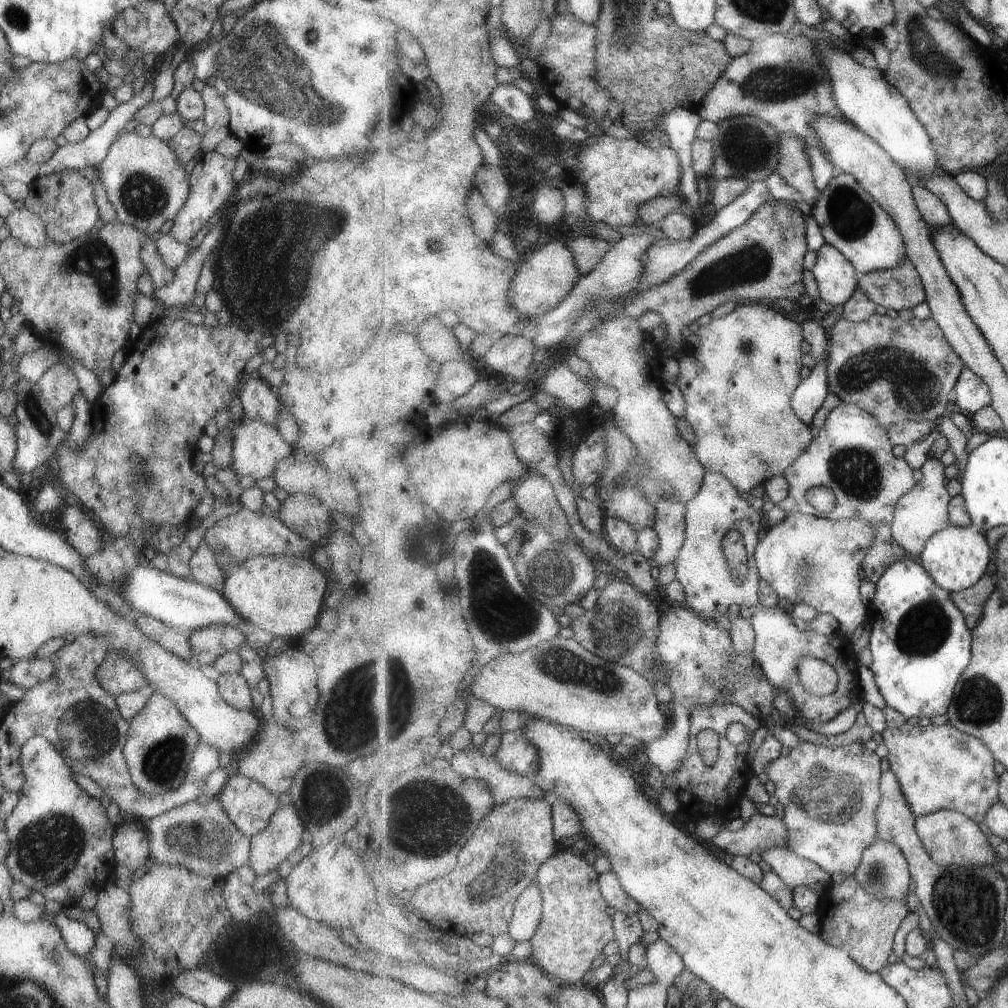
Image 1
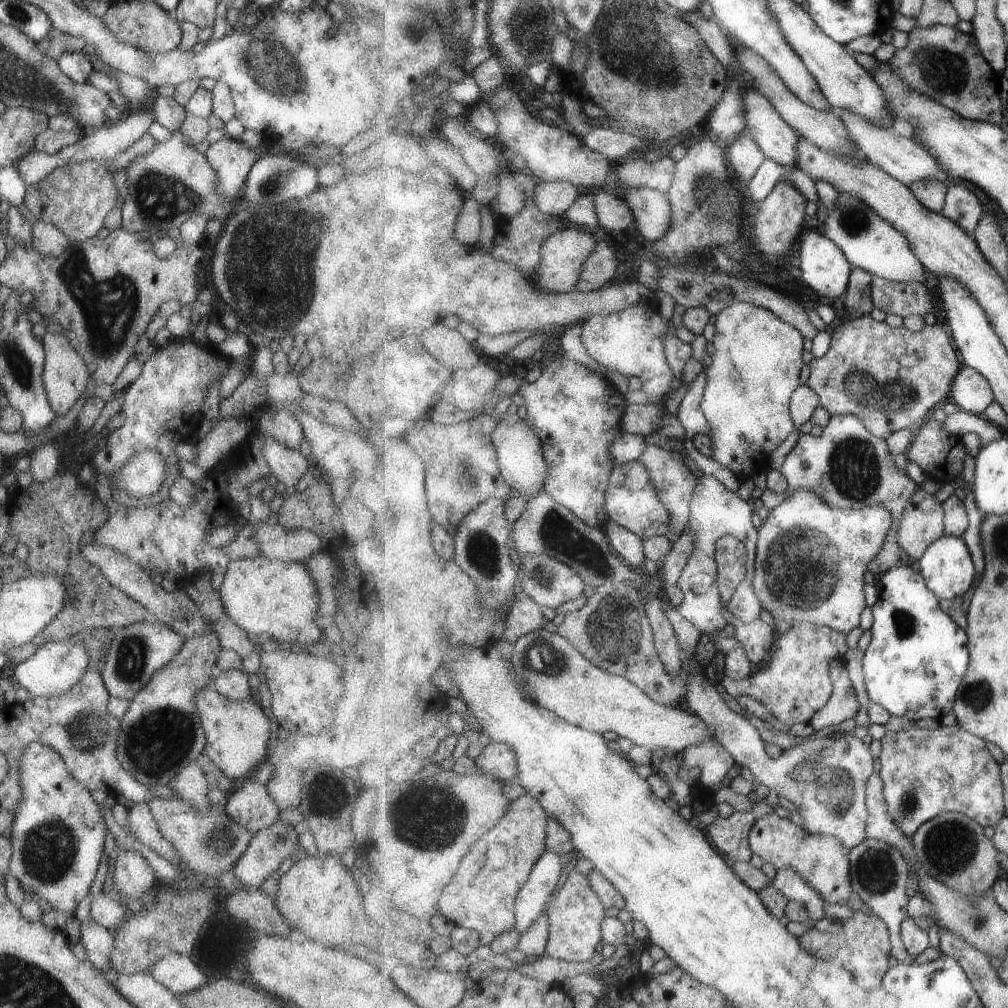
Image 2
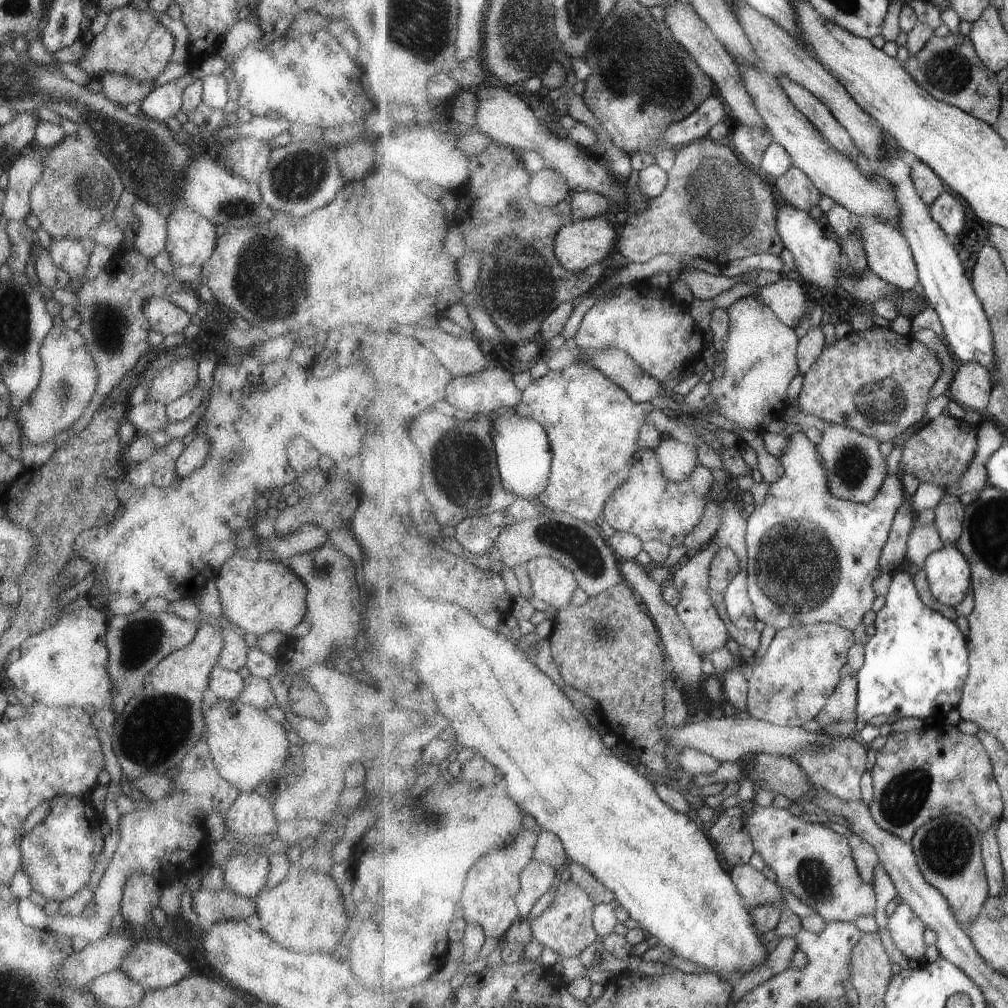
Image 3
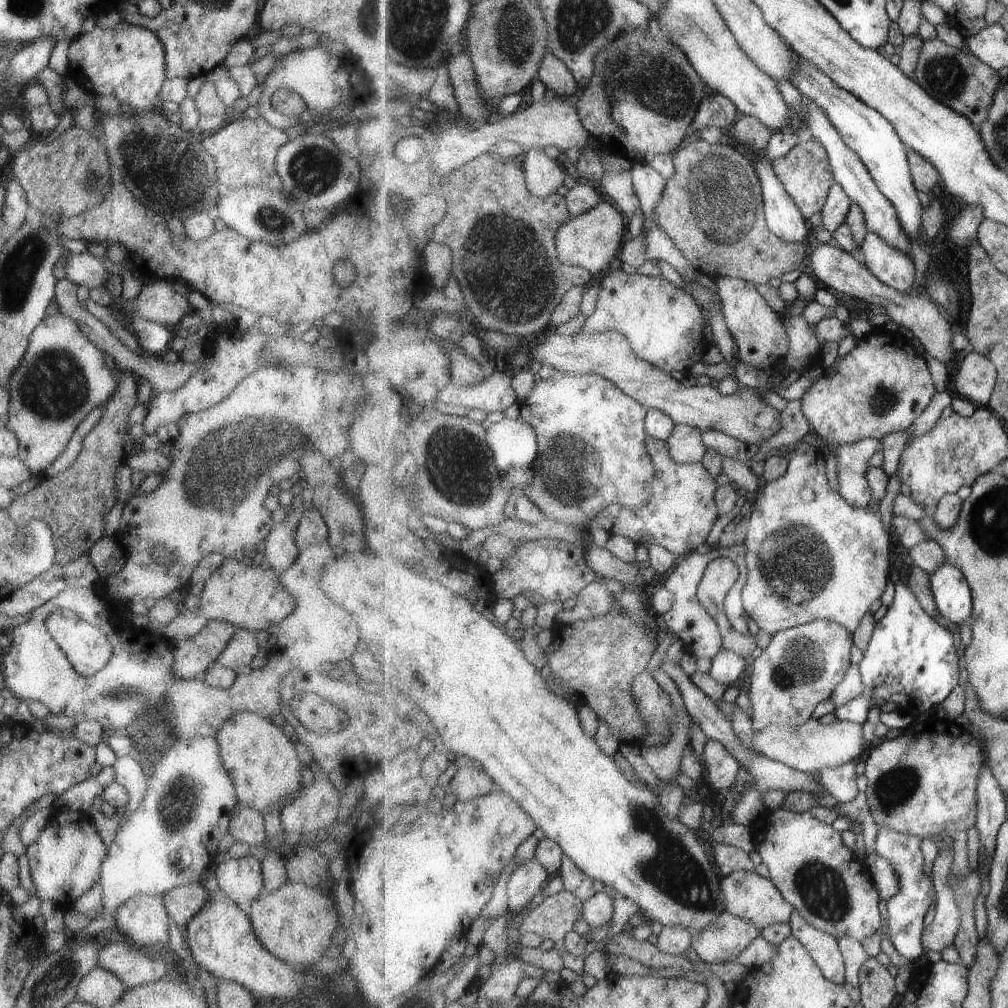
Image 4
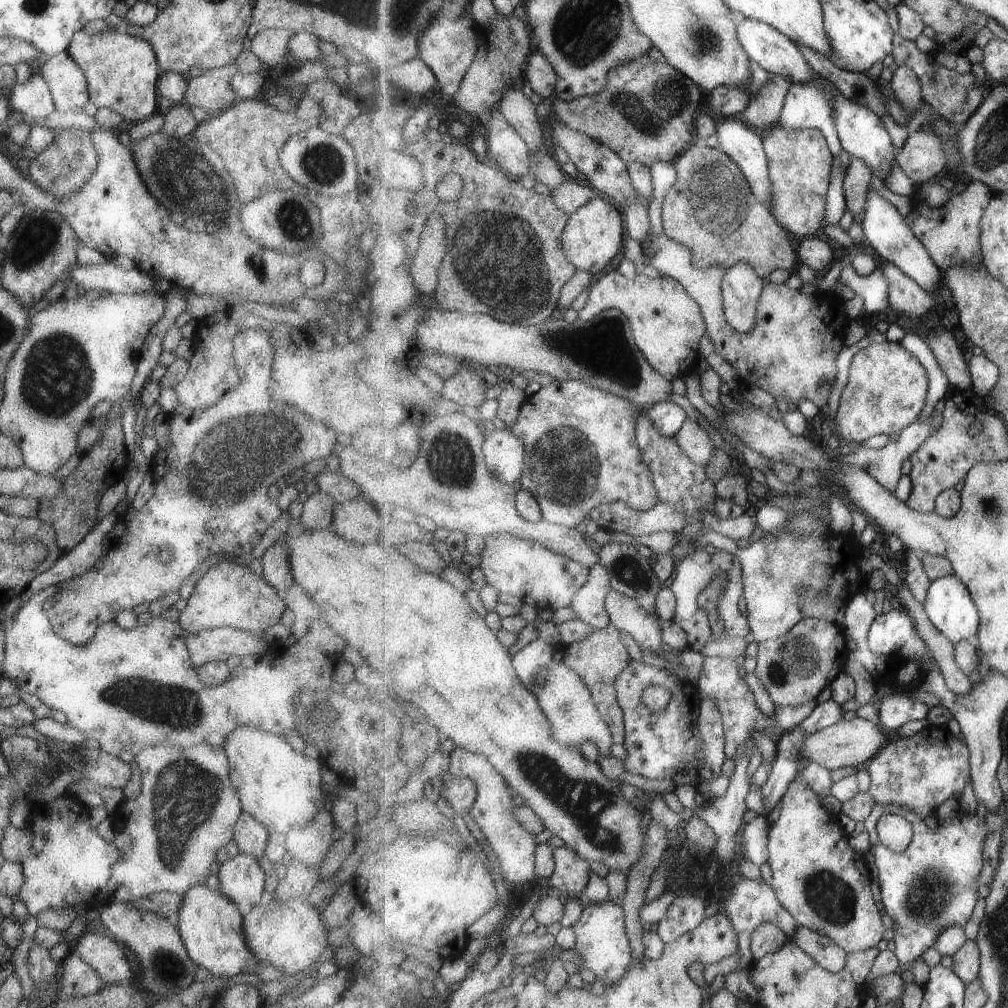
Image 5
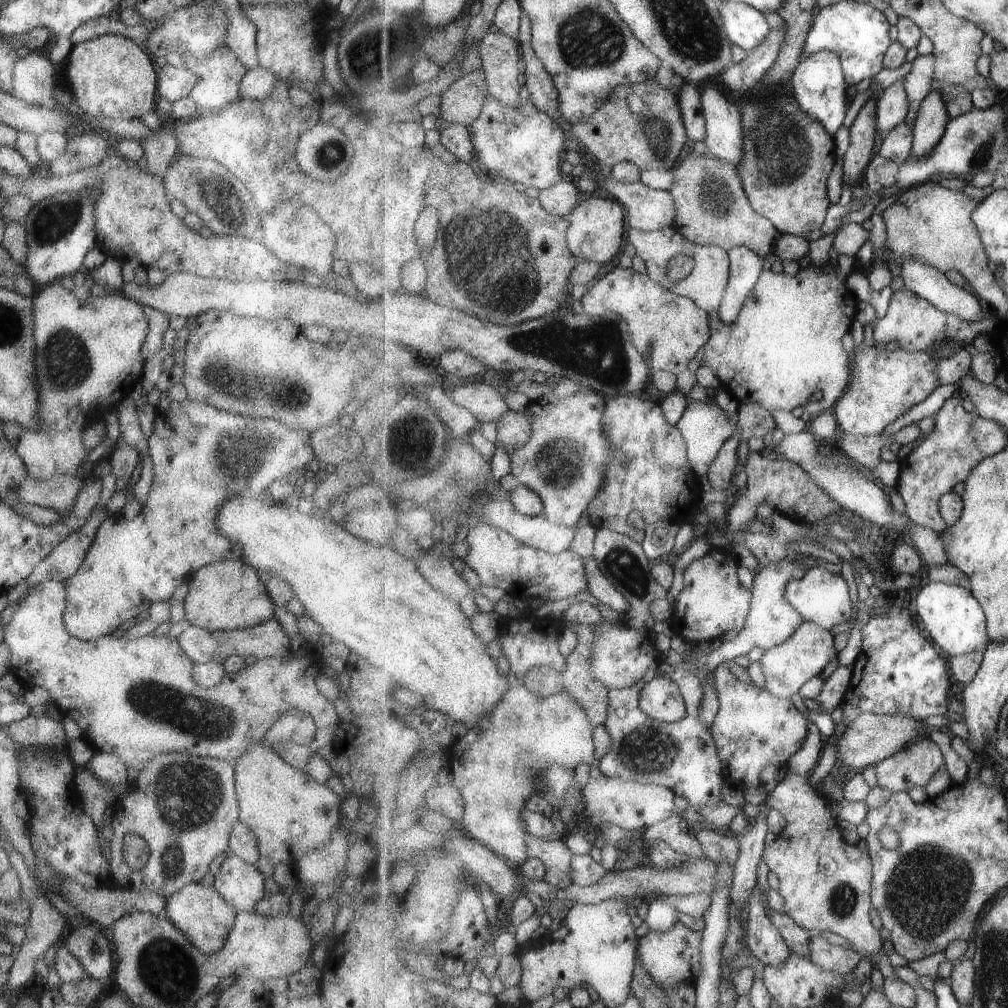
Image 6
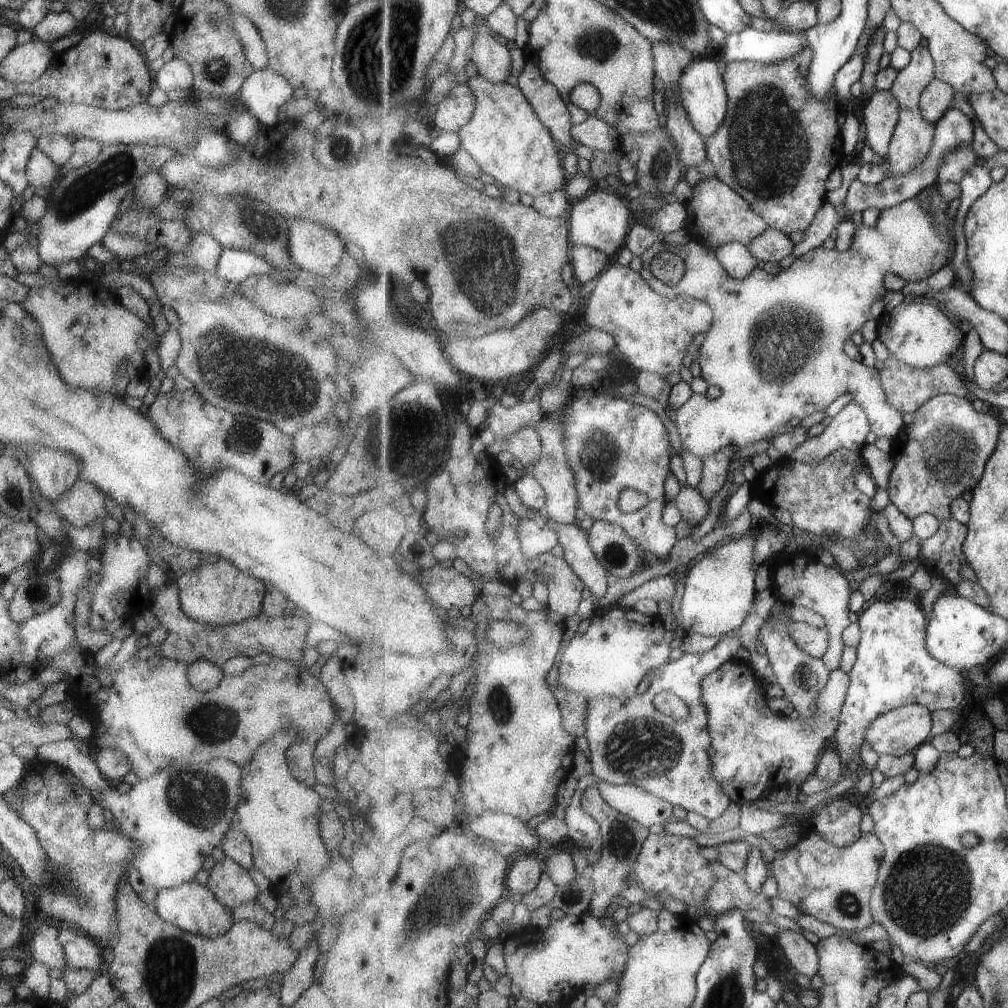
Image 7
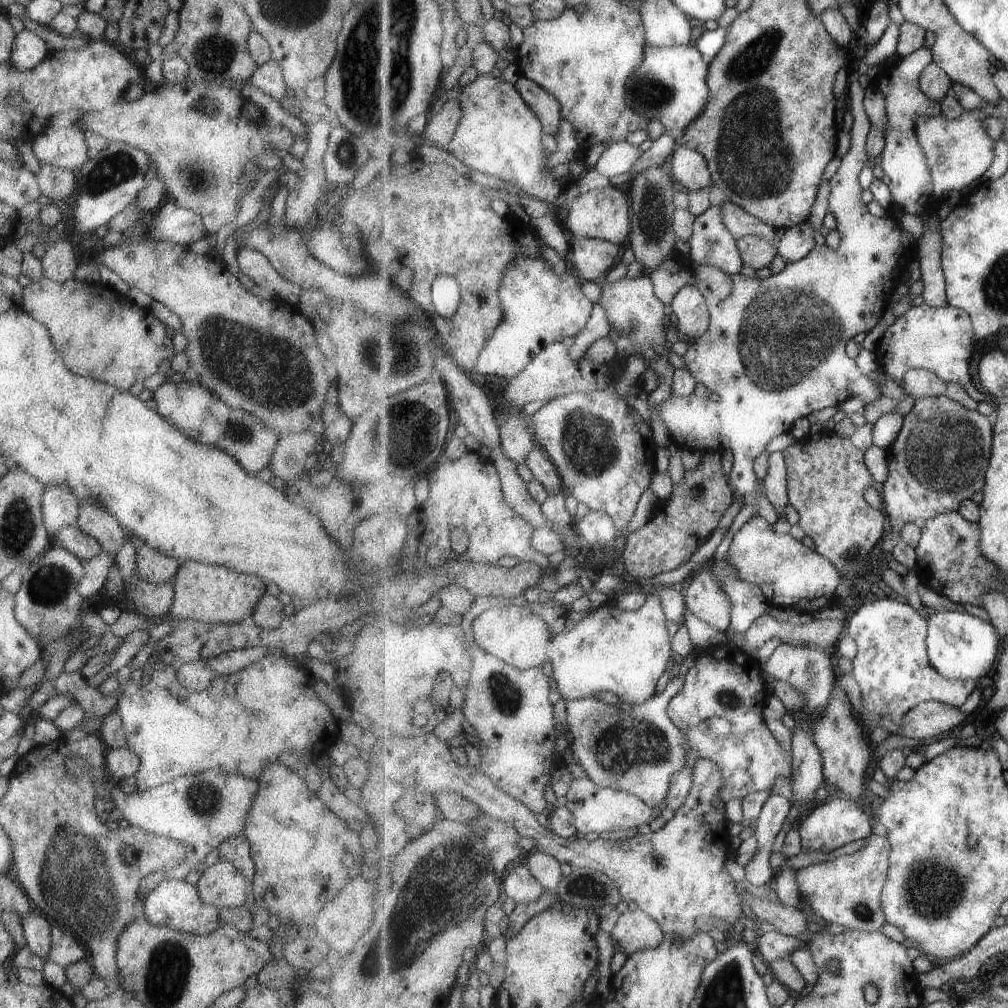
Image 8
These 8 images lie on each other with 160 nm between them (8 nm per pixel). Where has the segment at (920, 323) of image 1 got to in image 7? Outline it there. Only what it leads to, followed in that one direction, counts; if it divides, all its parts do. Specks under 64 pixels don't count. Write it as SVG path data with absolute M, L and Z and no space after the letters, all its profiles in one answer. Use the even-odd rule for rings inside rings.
M893 355L885 359L883 363L884 367L880 372L883 388L889 402L903 414L907 414L907 412L914 414L928 400L939 395L957 395L961 398L970 398L965 377L959 376L951 366L945 363L933 368L920 369L897 360ZM851 400L828 424L828 427L815 437L809 437L803 441L798 447L795 447L786 455L789 459L811 463L813 461L822 461L828 457L833 451L846 448L847 450L858 452L861 454L866 446L868 434L872 433L871 419L864 411L864 408Z

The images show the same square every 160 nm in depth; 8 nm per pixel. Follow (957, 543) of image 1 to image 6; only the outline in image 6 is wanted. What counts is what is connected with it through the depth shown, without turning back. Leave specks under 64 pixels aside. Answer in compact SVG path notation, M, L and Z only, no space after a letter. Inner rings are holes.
M930 582L917 595L915 613L921 618L929 636L949 656L964 655L979 648L984 649L993 642L988 633L984 606L977 600L970 588L957 585Z

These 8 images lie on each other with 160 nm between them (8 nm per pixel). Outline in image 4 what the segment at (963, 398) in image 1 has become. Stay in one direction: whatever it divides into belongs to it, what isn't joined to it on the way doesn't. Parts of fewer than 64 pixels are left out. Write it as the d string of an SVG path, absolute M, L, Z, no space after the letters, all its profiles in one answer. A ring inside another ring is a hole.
M974 351L965 356L954 378L955 389L974 406L988 407L996 388L998 371L983 354Z

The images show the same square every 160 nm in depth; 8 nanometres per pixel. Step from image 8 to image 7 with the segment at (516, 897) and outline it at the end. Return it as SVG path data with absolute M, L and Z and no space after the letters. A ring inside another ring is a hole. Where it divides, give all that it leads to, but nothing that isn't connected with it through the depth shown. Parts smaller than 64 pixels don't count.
M521 854L509 873L506 887L511 893L529 895L539 886L544 870L545 861L541 857Z

